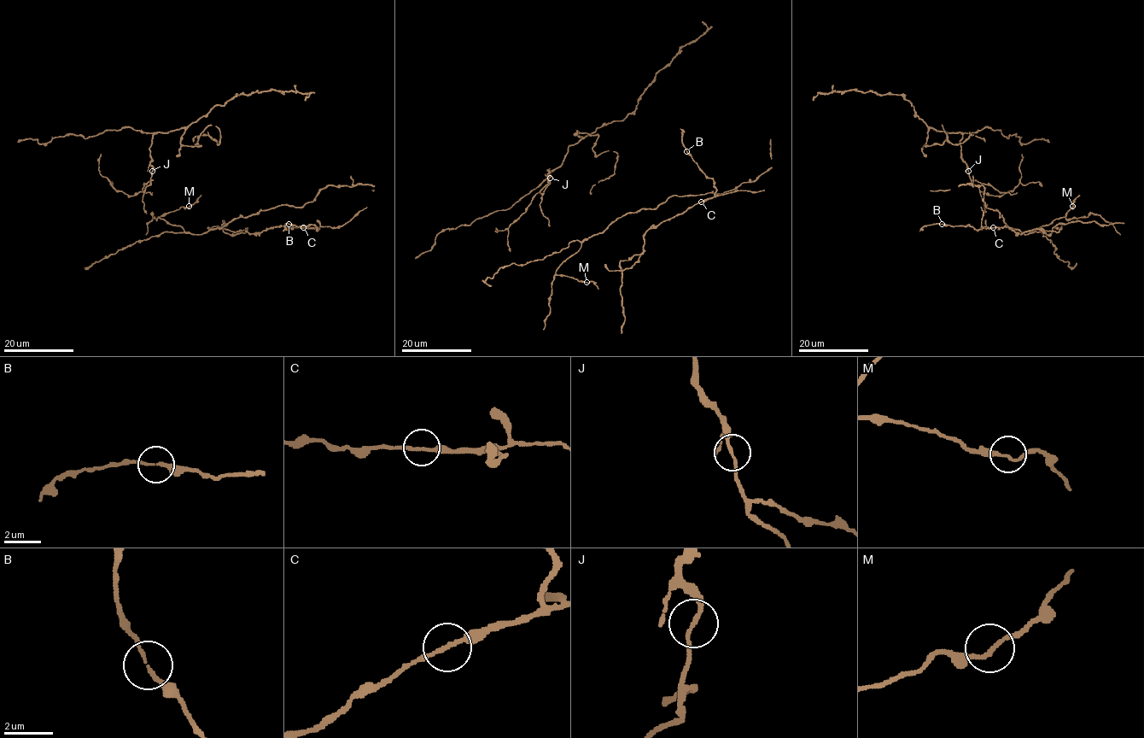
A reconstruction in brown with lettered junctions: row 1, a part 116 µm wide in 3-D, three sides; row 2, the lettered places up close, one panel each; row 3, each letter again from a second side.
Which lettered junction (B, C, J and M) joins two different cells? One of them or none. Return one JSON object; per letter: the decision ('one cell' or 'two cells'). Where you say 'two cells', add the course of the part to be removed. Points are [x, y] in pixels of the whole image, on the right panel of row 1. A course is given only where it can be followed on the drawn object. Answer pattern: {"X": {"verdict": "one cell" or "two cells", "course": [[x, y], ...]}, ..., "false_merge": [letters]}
{"B": {"verdict": "one cell"}, "C": {"verdict": "one cell"}, "J": {"verdict": "one cell"}, "M": {"verdict": "one cell"}, "false_merge": []}

